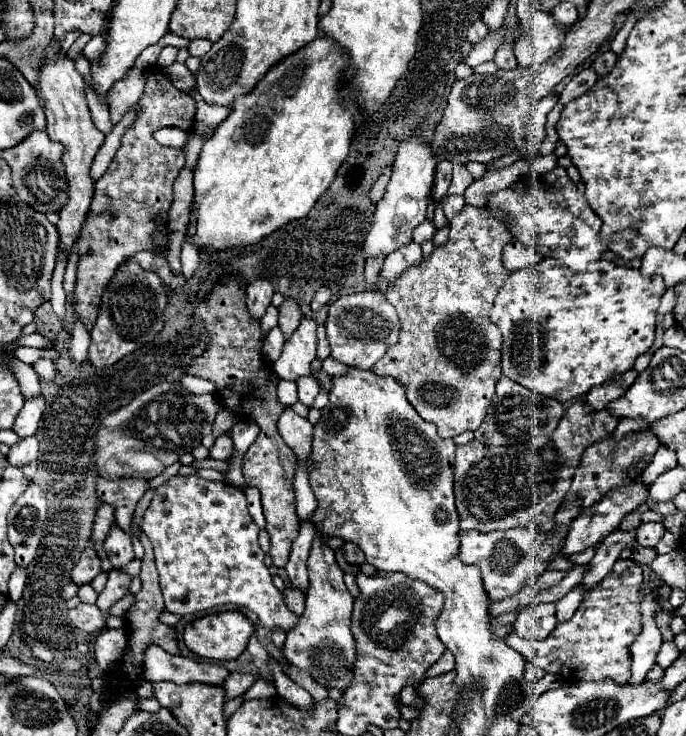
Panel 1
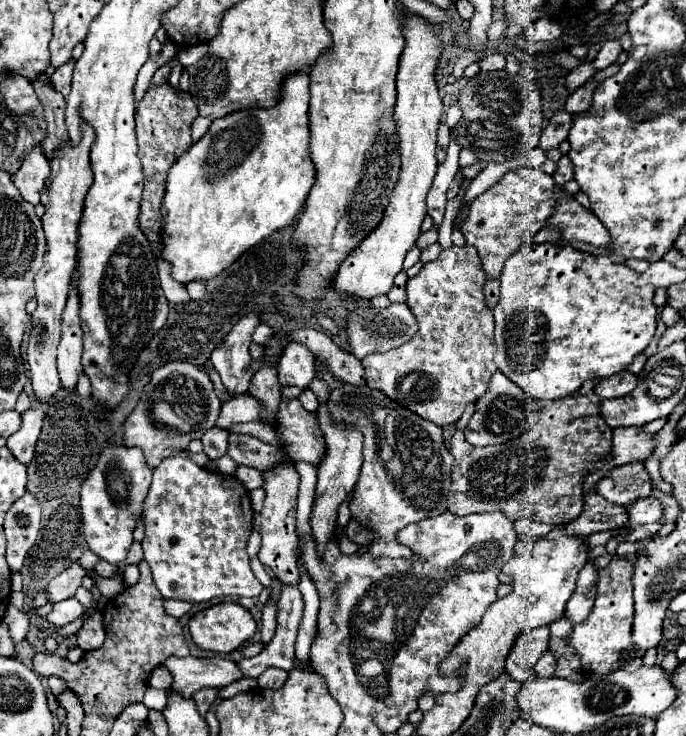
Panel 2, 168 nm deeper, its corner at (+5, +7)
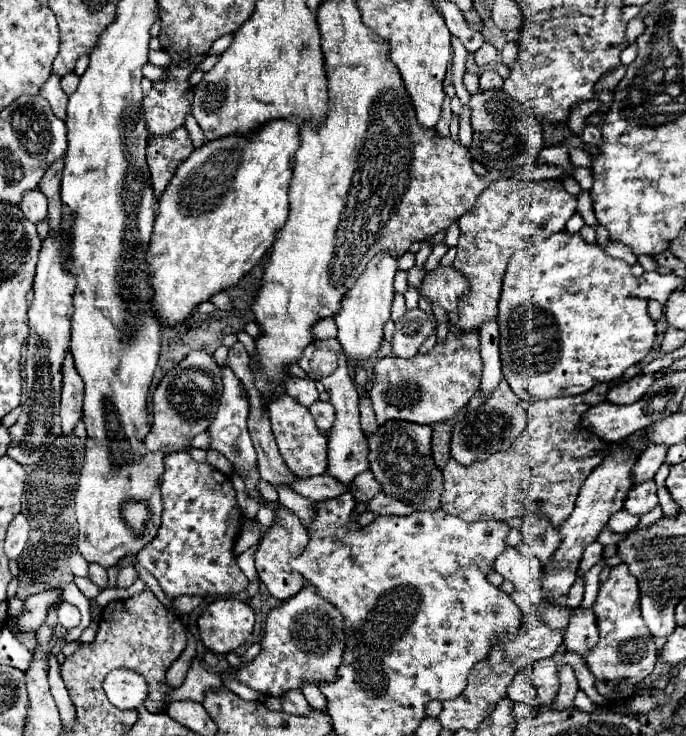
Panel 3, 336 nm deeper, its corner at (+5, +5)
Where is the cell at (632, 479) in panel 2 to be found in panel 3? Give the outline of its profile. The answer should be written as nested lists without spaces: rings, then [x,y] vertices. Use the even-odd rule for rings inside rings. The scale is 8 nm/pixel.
[[[652,444],[650,448],[646,448],[646,452],[642,452],[640,460],[636,462],[634,482],[650,480],[658,472],[658,468],[666,462],[666,454],[668,454],[666,444]]]

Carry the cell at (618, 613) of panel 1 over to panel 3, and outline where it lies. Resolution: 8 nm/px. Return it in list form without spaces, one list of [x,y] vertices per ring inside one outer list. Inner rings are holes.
[[[618,564],[610,570],[606,582],[600,584],[598,600],[594,604],[594,616],[600,632],[600,640],[592,652],[588,652],[588,668],[596,678],[596,690],[606,698],[620,698],[622,682],[636,686],[656,666],[658,650],[652,634],[648,632],[640,614],[640,592],[638,582],[630,574],[626,564]]]

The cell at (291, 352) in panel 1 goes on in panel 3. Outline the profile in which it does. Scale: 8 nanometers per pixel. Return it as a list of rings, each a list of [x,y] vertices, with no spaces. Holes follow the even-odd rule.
[[[304,378],[288,380],[288,396],[298,400],[298,404],[302,404],[306,408],[320,400],[320,394],[318,394],[312,378],[308,378],[308,380],[304,380]]]

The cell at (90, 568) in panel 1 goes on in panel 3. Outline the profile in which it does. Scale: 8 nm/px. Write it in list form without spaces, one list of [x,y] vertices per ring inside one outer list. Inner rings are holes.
[[[60,590],[42,592],[24,600],[24,610],[18,616],[8,616],[6,626],[14,626],[18,632],[36,632],[44,622],[48,608],[60,600]]]

